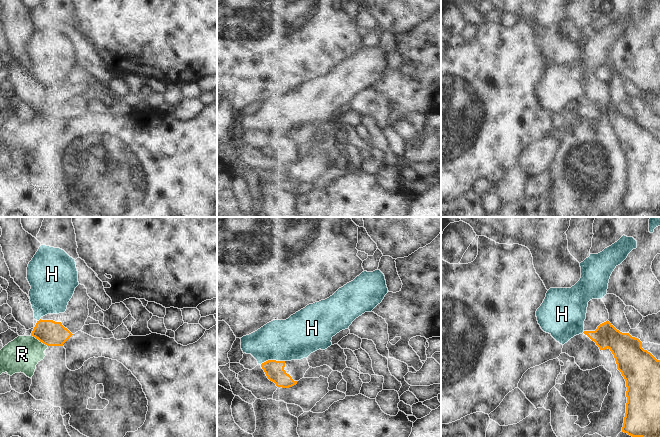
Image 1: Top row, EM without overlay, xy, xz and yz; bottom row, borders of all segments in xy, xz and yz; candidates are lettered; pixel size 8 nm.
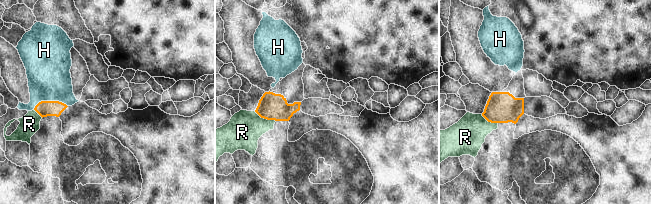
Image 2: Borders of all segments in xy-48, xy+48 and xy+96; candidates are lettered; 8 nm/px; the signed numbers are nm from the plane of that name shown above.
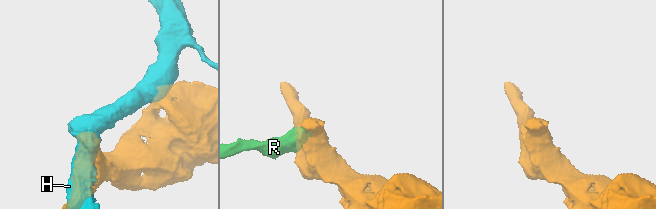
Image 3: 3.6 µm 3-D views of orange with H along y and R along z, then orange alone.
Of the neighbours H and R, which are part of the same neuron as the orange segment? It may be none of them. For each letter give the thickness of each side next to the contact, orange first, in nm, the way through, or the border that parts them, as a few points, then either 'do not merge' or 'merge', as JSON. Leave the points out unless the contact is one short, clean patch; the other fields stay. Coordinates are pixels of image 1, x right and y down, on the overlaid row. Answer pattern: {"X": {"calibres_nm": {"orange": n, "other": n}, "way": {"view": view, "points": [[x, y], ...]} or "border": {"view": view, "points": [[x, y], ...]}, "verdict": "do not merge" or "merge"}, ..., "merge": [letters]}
{"H": {"calibres_nm": {"orange": 160, "other": 340}, "border": {"view": "xz", "points": [[284, 360], [266, 360], [260, 364]]}, "verdict": "do not merge"}, "R": {"calibres_nm": {"orange": 200, "other": 280}, "border": {"view": "xy", "points": [[30, 335], [47, 346]]}, "verdict": "do not merge"}, "merge": []}

